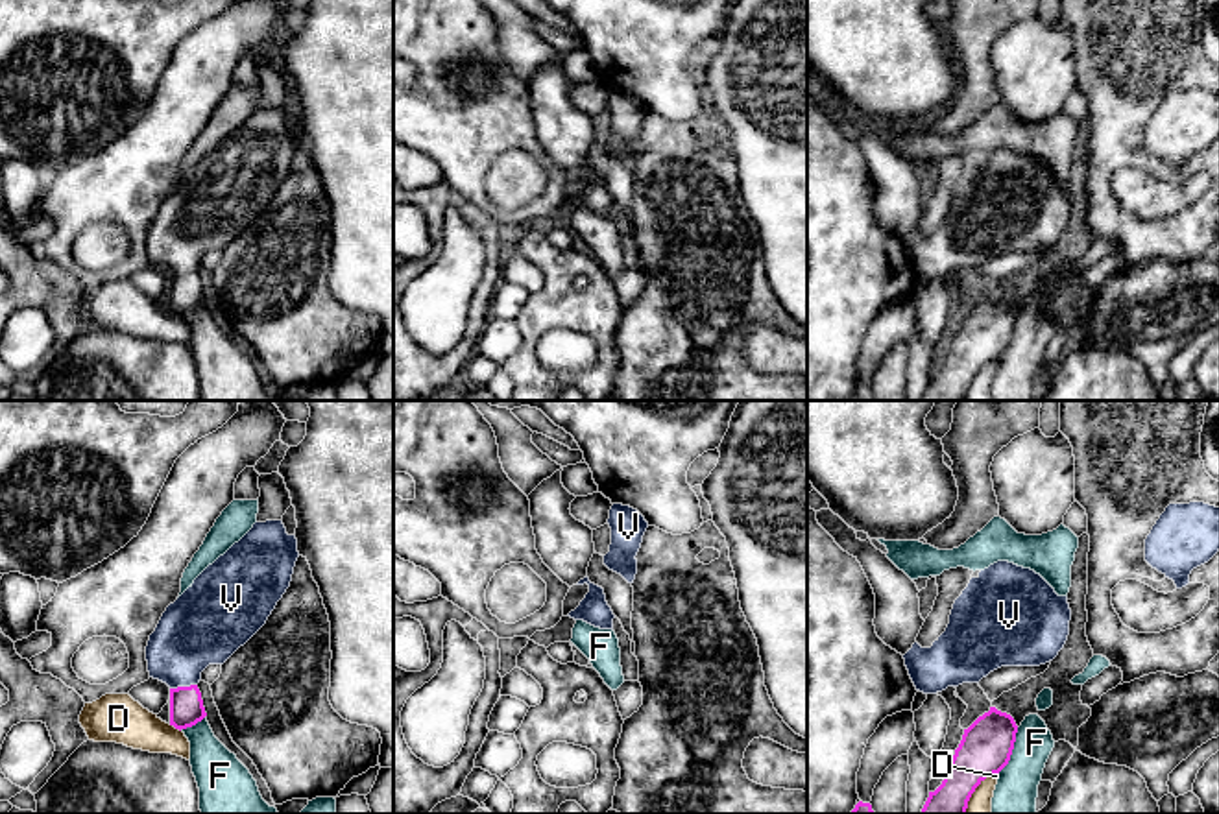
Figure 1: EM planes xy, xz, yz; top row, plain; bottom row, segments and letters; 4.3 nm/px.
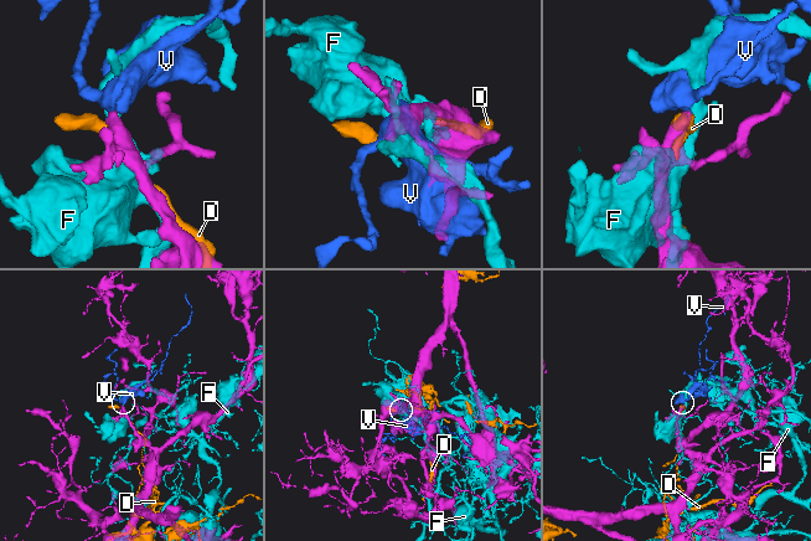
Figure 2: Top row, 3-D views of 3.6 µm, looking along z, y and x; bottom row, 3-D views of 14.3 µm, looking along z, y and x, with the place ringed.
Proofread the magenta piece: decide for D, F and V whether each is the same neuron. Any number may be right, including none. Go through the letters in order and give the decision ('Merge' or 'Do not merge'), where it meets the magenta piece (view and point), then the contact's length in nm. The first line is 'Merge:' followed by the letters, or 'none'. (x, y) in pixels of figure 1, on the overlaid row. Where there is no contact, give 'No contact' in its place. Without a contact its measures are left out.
Merge: V
D: Do not merge. Touches magenta at yz (974, 790). Shared border 240 nm
F: Do not merge. Touches magenta at yz (1013, 748). Shared border 220 nm
V: Merge. Touches magenta at xy (183, 687). Shared border 120 nm

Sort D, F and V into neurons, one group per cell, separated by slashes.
D / F / V

